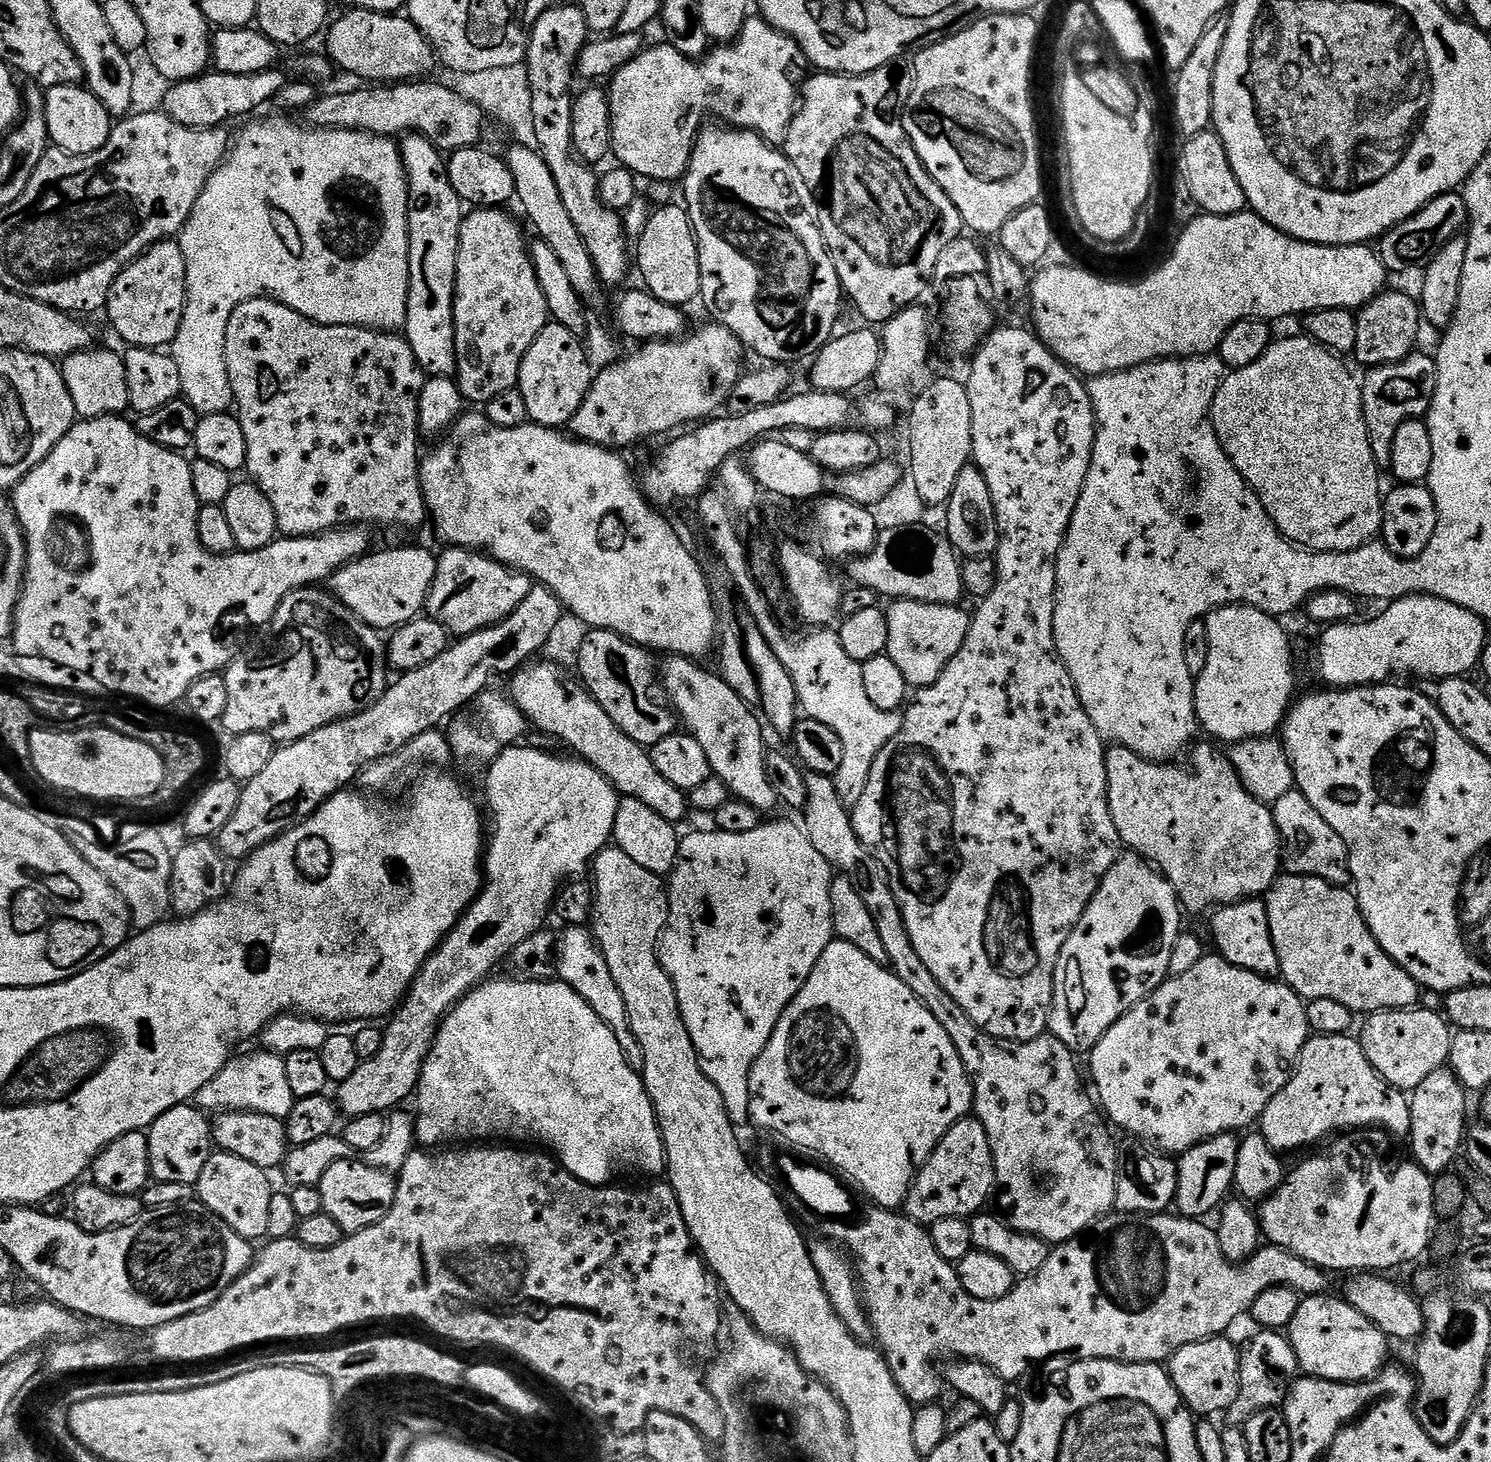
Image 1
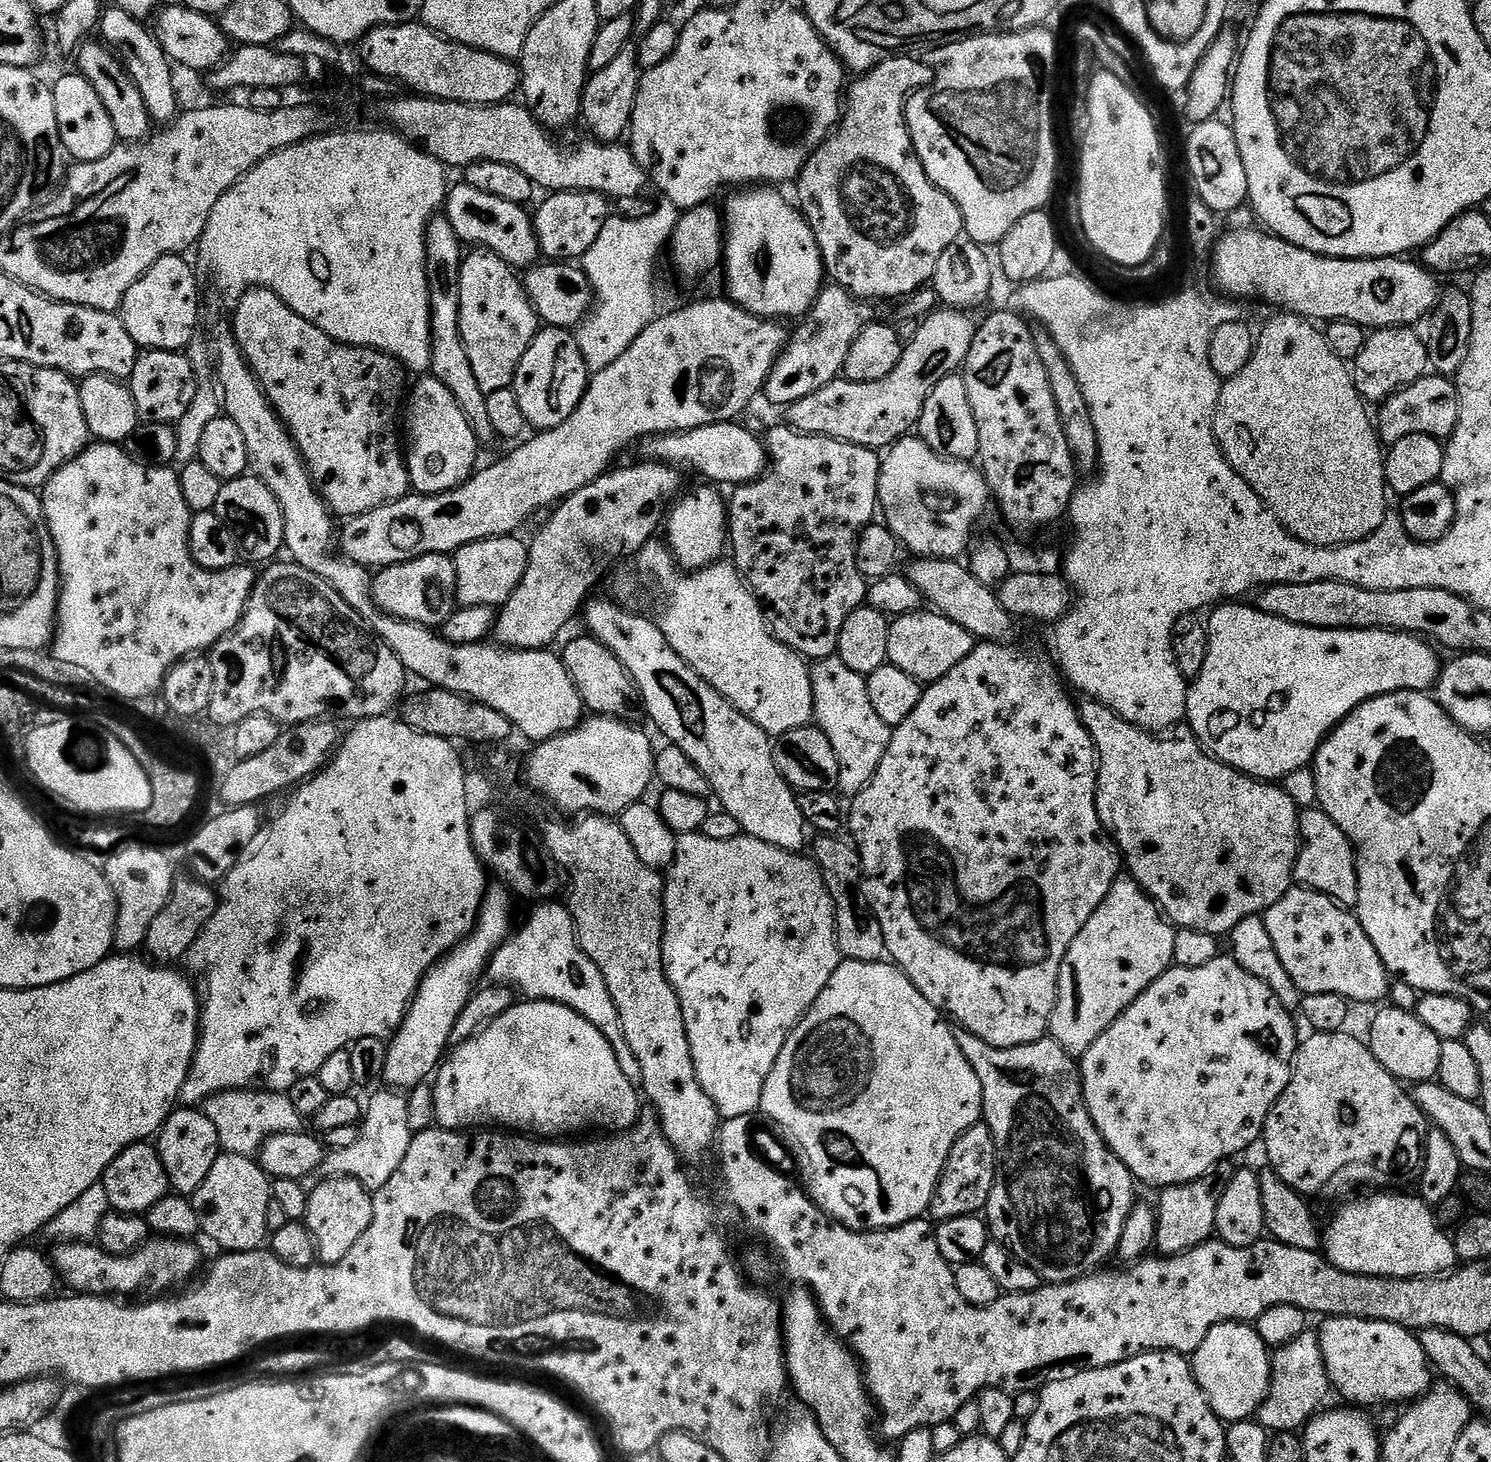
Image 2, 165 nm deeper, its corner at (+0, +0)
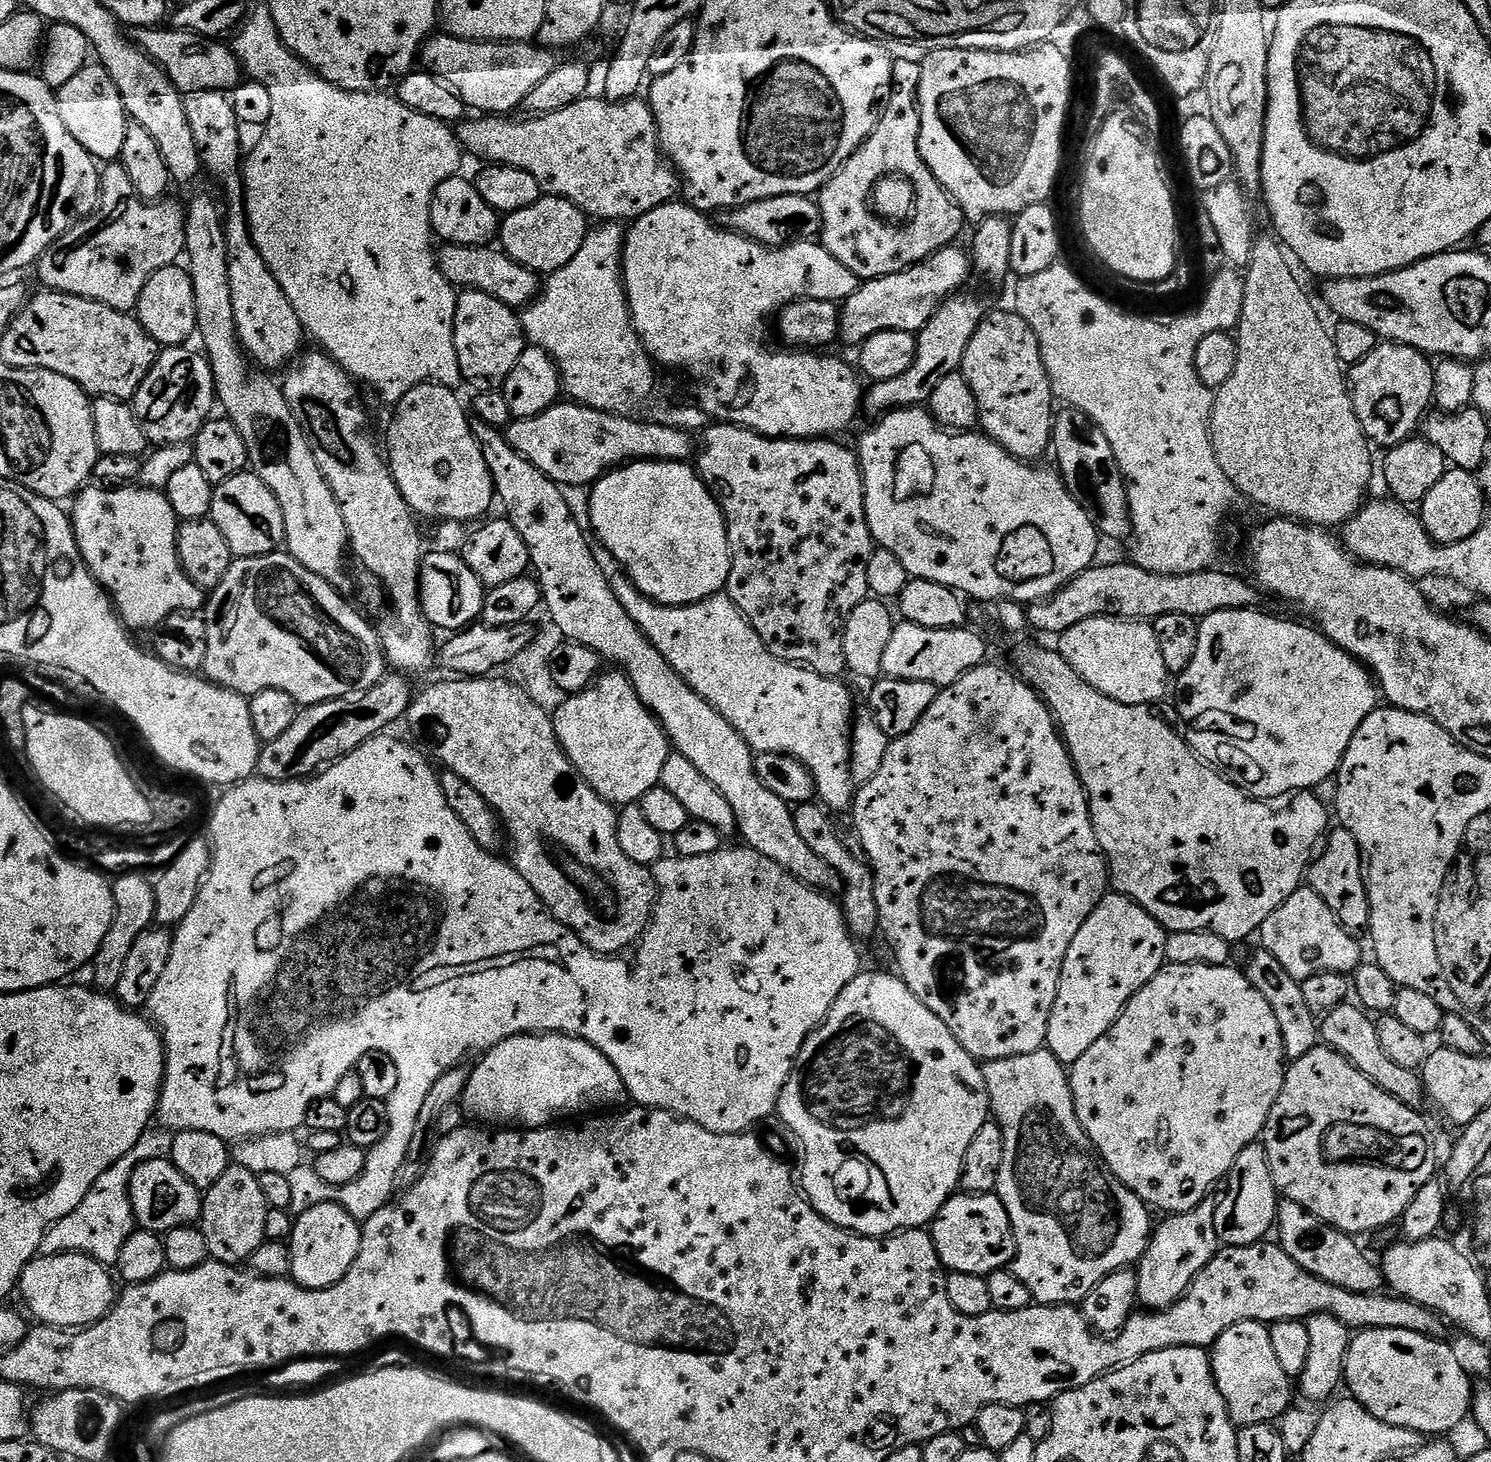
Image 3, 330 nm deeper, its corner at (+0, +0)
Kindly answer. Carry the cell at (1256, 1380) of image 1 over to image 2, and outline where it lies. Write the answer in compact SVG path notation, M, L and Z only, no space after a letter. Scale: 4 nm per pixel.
M1315 1331L1304 1332L1294 1342L1275 1349L1271 1353L1272 1381L1268 1397L1262 1402L1258 1413L1260 1425L1269 1433L1299 1433L1304 1425L1325 1407L1324 1399L1330 1393L1328 1371L1322 1358L1322 1346Z

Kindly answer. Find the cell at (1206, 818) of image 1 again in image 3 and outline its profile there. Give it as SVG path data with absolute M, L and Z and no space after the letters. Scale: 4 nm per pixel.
M1036 644L1022 645L1016 652L1014 668L1044 699L1048 709L1056 718L1060 735L1064 738L1064 745L1072 755L1076 773L1084 784L1084 791L1088 793L1088 809L1092 815L1094 834L1100 843L1100 851L1108 859L1111 887L1121 896L1128 896L1134 902L1138 902L1138 906L1142 906L1142 910L1150 913L1165 930L1168 932L1210 930L1229 942L1244 940L1247 936L1255 937L1259 933L1262 922L1266 922L1266 918L1270 918L1270 914L1274 914L1274 910L1278 910L1278 906L1282 906L1282 902L1286 902L1286 898L1290 898L1290 894L1294 894L1305 883L1306 873L1314 859L1314 853L1330 828L1329 805L1327 808L1316 797L1315 791L1293 792L1283 802L1250 798L1248 793L1237 784L1233 784L1227 775L1221 774L1213 765L1201 760L1196 755L1196 751L1188 745L1187 739L1168 725L1166 717L1155 716L1152 713L1155 711L1147 704L1123 704L1114 702L1114 698L1106 698L1106 694L1094 690L1094 686L1090 686L1090 682L1086 682L1086 678L1082 678L1082 674L1078 674L1078 670L1074 670L1074 666L1070 666L1070 662L1066 662L1066 658L1062 658L1062 654L1055 647L1039 648Z

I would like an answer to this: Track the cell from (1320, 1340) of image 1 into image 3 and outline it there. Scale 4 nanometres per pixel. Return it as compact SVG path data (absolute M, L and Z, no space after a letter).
M1365 1328L1357 1331L1349 1339L1348 1353L1344 1359L1343 1383L1352 1391L1349 1392L1351 1399L1366 1406L1374 1418L1390 1426L1419 1432L1428 1438L1440 1438L1448 1434L1444 1432L1454 1431L1464 1419L1469 1419L1474 1383L1468 1377L1463 1362L1456 1357L1455 1350L1436 1338L1432 1334L1397 1328Z

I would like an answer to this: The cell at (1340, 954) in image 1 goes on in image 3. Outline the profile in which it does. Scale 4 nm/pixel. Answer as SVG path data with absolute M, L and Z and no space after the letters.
M1301 886L1266 922L1262 922L1258 933L1263 951L1274 954L1278 962L1282 962L1286 974L1295 980L1305 980L1319 972L1343 972L1352 974L1362 963L1360 944L1353 933L1347 932L1334 918L1330 906L1322 902L1322 898L1313 888Z

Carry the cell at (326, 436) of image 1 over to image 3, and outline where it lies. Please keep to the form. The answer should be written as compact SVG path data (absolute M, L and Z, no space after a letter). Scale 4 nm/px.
M193 92L185 99L184 105L186 118L190 118L190 131L194 133L194 142L200 151L203 171L207 175L209 172L228 191L228 196L232 199L228 204L228 212L226 208L224 233L228 247L230 298L234 302L236 337L240 340L241 349L261 369L283 369L305 347L303 344L304 340L306 341L306 333L302 322L298 322L298 314L294 314L294 306L290 306L290 298L286 298L282 286L278 286L274 274L270 274L262 254L258 254L248 229L248 216L244 212L243 202L240 119L234 114L231 99L222 92Z

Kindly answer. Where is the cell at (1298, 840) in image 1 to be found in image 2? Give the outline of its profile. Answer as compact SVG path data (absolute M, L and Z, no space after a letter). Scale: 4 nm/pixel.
M1308 806L1300 812L1300 851L1296 853L1294 880L1297 885L1326 894L1349 910L1355 909L1358 902L1356 852L1334 818L1318 806Z

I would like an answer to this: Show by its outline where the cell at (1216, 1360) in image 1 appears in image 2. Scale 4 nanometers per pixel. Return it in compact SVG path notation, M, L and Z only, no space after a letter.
M1231 1320L1216 1324L1214 1330L1202 1338L1202 1346L1191 1353L1190 1363L1202 1394L1206 1394L1206 1402L1210 1402L1219 1420L1237 1424L1259 1413L1270 1390L1272 1358L1268 1345L1262 1342L1251 1323Z

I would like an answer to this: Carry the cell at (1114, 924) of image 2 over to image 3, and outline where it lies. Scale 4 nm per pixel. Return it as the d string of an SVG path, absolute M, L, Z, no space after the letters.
M1112 890L1108 895L1098 902L1094 914L1082 922L1082 930L1078 930L1074 942L1070 942L1070 950L1066 950L1066 958L1062 962L1062 974L1060 975L1060 985L1058 994L1054 998L1054 1010L1050 1010L1050 1026L1048 1027L1047 1051L1058 1058L1066 1066L1078 1062L1114 1022L1122 1014L1122 1010L1158 974L1164 967L1166 961L1166 938L1168 932L1162 925L1153 918L1138 902L1134 902L1128 896L1121 896L1119 892Z

